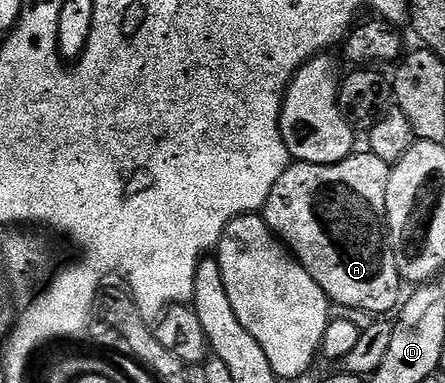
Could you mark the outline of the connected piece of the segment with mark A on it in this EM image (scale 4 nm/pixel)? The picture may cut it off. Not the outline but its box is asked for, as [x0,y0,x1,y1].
[261,149,401,317]

